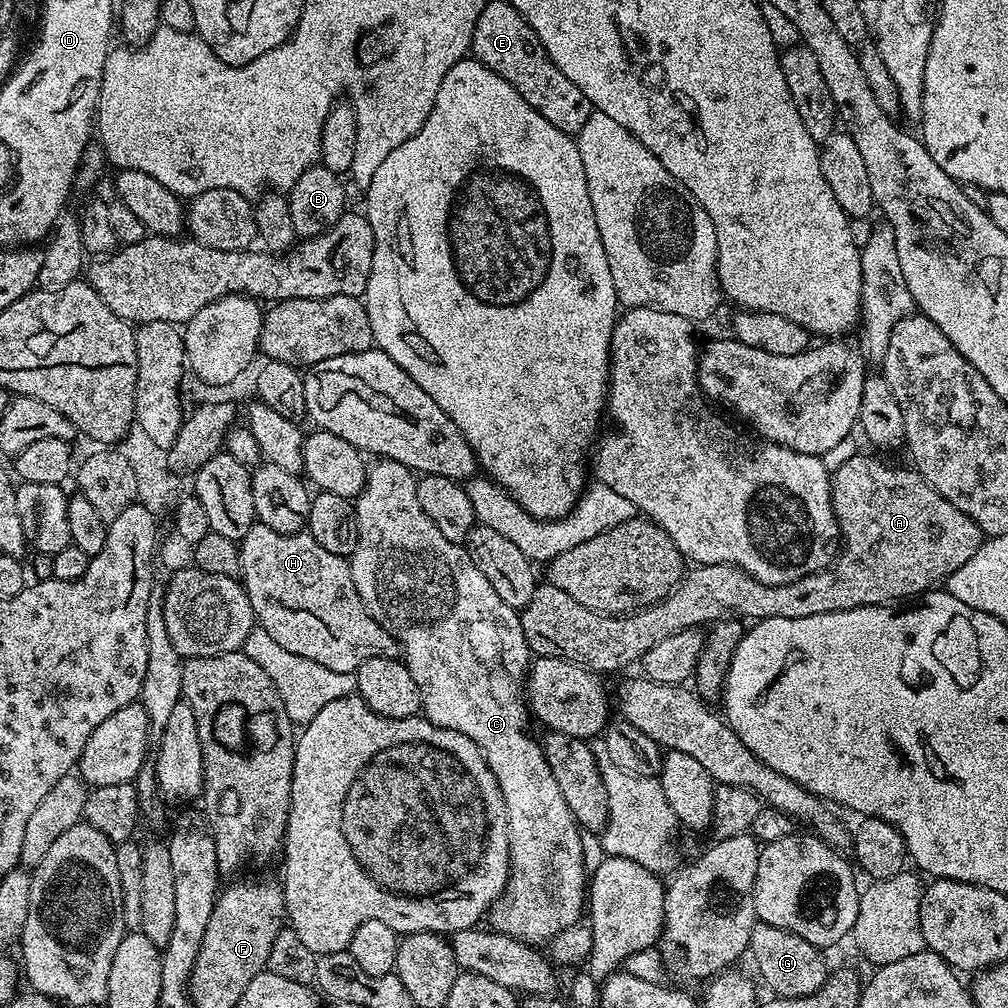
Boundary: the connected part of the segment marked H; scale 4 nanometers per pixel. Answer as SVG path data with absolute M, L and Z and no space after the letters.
M257 522L240 539L238 547L238 576L250 598L257 625L264 628L283 650L318 662L328 670L350 673L356 673L358 666L362 666L362 662L370 662L370 658L397 655L396 639L369 614L362 598L358 598L358 590L352 581L351 563L345 557L330 554L330 550L318 546L307 530L283 536L270 530L270 526Z

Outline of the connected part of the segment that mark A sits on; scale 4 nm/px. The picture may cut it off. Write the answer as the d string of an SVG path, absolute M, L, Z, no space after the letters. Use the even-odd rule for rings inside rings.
M852 456L841 462L831 473L832 505L840 527L842 547L834 563L820 572L810 574L798 582L782 586L760 584L750 574L732 564L701 564L693 567L680 583L657 604L645 606L631 614L606 616L602 612L586 610L582 602L574 602L570 594L558 590L558 586L547 582L537 583L534 598L522 610L524 637L529 649L536 656L553 656L582 664L597 674L620 672L632 663L643 661L650 646L658 646L662 638L678 634L687 628L699 629L700 624L711 625L725 617L743 618L748 622L766 618L810 618L810 614L845 612L855 608L869 608L875 604L892 606L895 600L908 600L911 596L923 597L937 586L943 585L949 576L970 562L974 554L984 545L984 532L954 502L946 502L934 486L922 479L915 467L887 468L872 456Z

